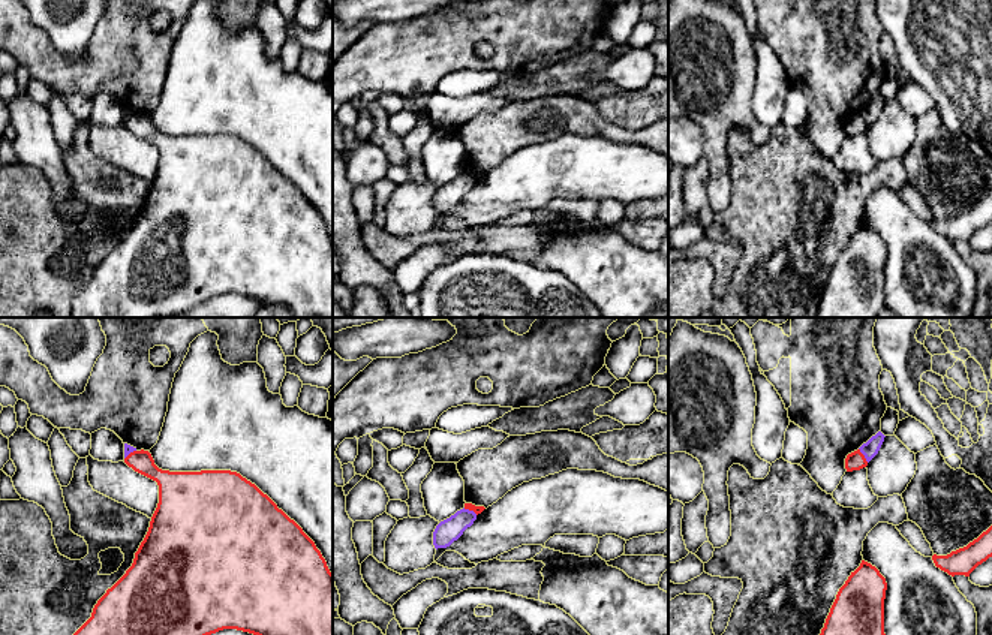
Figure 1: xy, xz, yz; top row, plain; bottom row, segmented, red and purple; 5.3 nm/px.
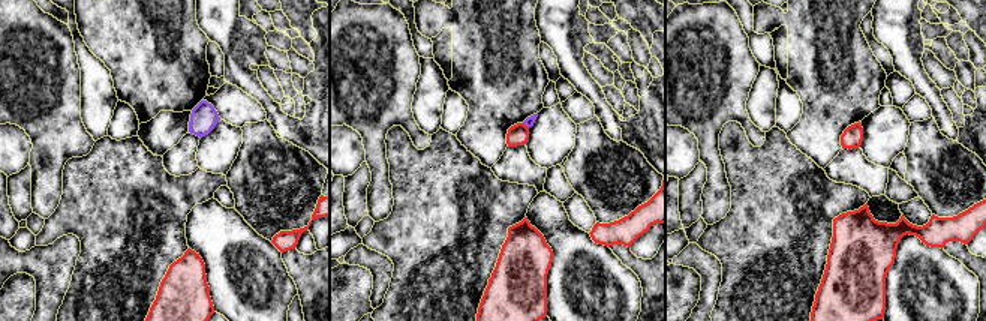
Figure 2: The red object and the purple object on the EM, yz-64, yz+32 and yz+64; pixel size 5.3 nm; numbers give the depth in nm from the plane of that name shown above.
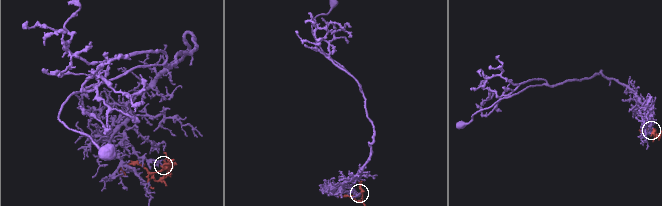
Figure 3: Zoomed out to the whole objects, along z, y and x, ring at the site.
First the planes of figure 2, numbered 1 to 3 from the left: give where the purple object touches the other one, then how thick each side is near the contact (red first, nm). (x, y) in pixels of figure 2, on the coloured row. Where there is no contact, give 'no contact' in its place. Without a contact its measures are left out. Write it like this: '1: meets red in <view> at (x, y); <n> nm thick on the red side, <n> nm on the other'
1: no contact
2: meets red in yz+32 at (525, 125); 110 nm thick on the red side, 50 nm on the other
3: no contact

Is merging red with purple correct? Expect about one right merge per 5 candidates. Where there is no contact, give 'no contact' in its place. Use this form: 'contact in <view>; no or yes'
contact in yz; no

